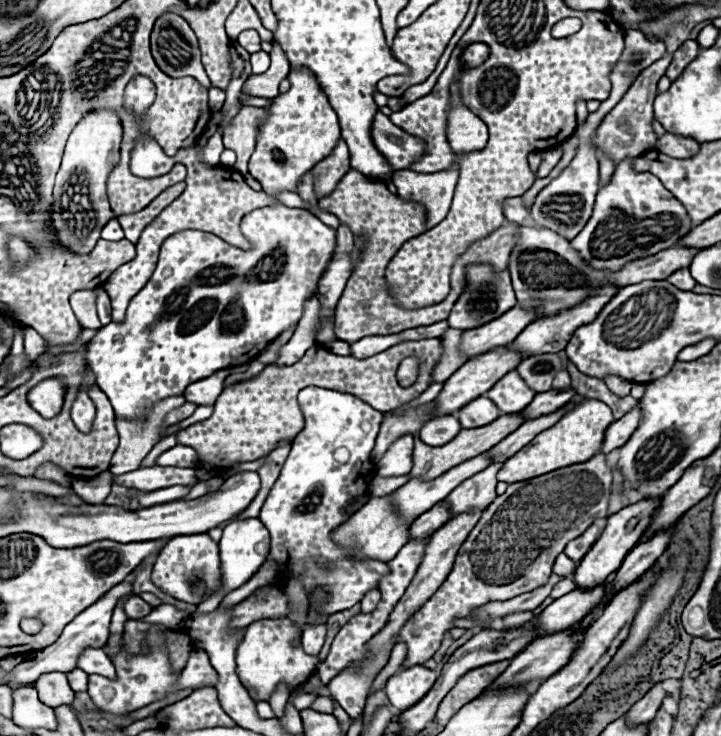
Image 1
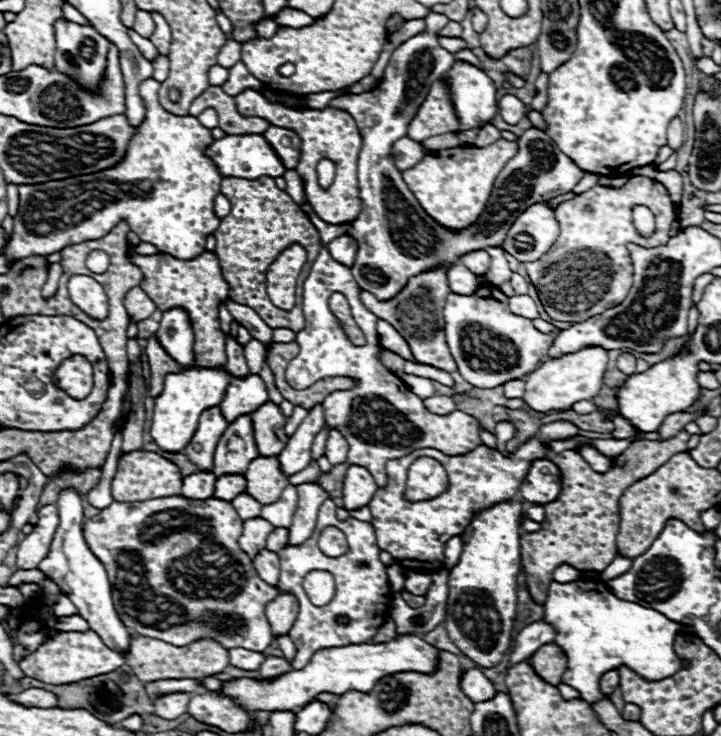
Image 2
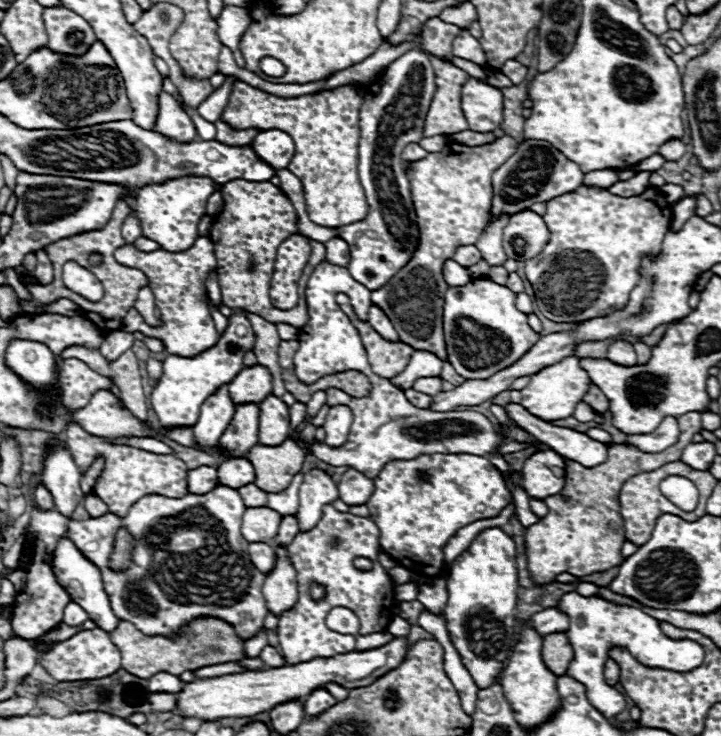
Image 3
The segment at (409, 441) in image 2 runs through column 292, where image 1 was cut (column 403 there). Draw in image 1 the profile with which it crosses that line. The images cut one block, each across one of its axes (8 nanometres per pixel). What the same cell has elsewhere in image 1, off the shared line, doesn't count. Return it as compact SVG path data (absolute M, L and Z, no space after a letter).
M416 356L404 358L400 362L400 366L398 366L398 374L396 374L398 382L402 386L412 386L416 382L416 378L418 378L418 366L420 366L420 360Z

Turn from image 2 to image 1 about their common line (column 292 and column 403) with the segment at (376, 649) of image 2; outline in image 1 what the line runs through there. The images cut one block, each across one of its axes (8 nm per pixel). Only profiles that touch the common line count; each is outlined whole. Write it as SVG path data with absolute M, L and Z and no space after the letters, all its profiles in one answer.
M412 666L412 668L406 668L390 676L384 690L392 706L398 712L404 712L406 708L412 708L414 704L418 704L418 700L422 700L430 692L436 678L438 678L436 672L430 668Z

